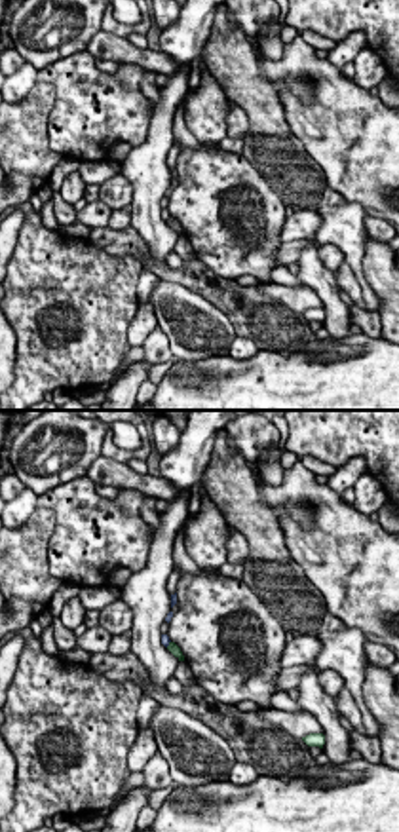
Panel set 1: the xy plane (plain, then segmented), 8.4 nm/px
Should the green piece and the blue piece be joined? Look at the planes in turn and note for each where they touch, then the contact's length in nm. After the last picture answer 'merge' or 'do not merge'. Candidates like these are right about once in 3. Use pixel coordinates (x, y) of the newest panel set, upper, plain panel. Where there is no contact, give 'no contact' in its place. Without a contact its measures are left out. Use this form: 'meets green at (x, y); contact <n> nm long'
meets green at (170, 219); contact 70 nm long

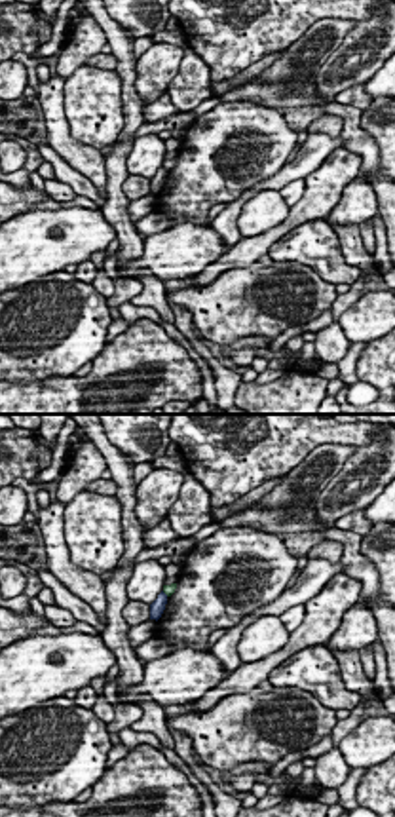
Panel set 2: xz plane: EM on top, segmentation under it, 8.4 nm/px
meets green at (166, 168); contact 70 nm long

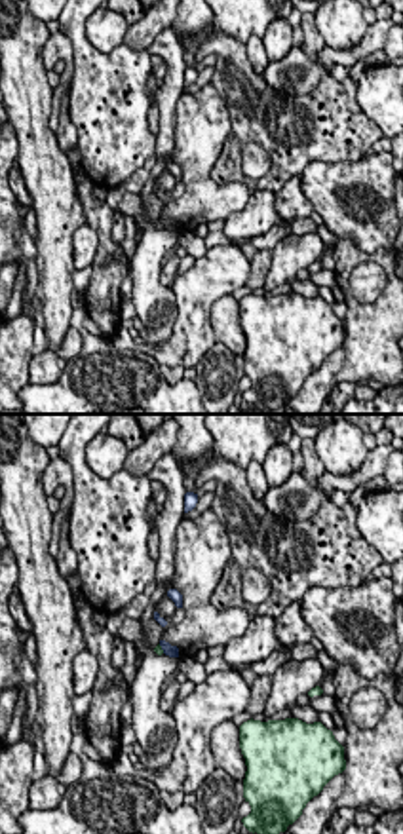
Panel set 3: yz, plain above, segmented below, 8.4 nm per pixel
meets green at (160, 223); contact 100 nm long

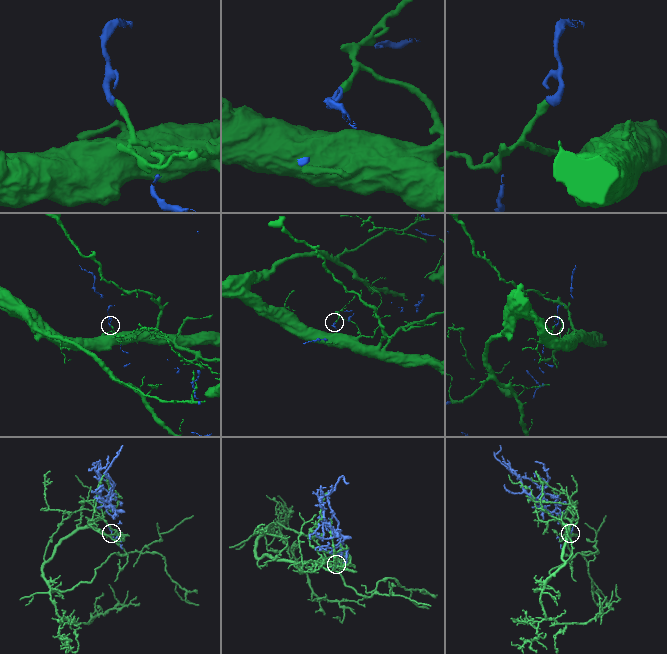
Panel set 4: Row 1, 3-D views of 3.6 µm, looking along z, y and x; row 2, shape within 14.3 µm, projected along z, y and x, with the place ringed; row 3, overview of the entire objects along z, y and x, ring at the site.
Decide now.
do not merge

